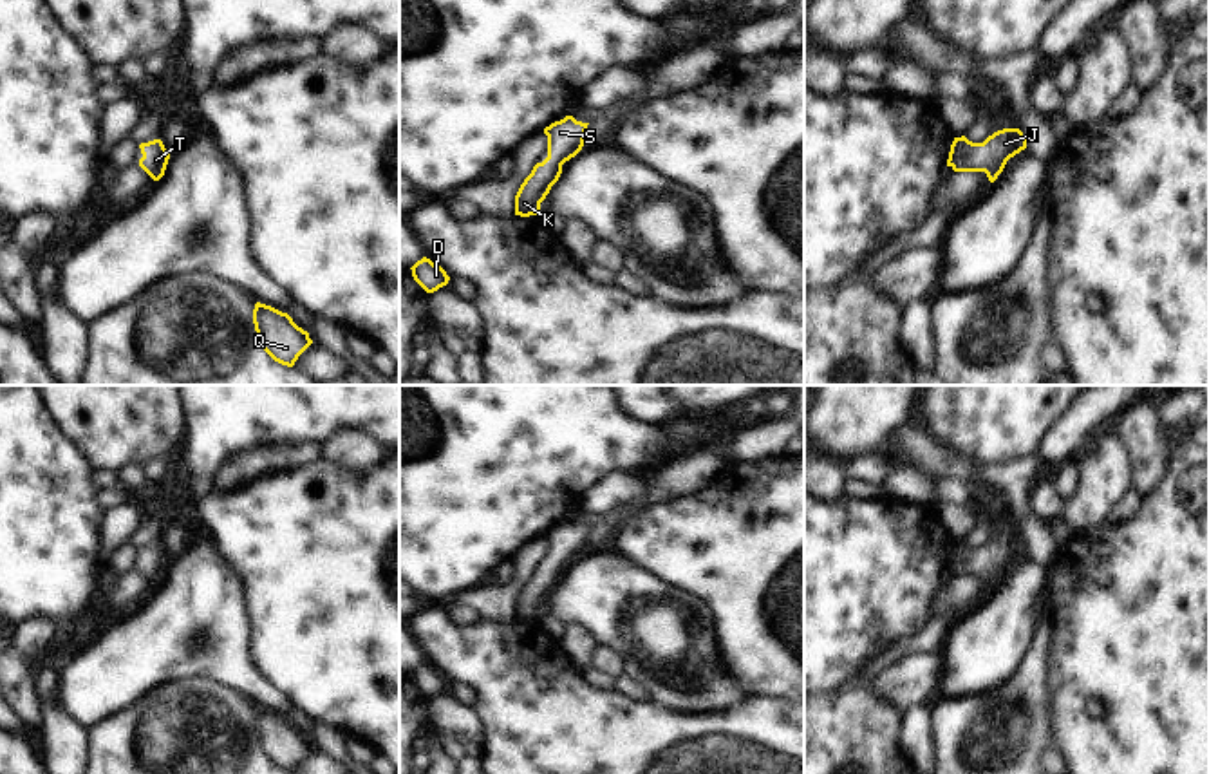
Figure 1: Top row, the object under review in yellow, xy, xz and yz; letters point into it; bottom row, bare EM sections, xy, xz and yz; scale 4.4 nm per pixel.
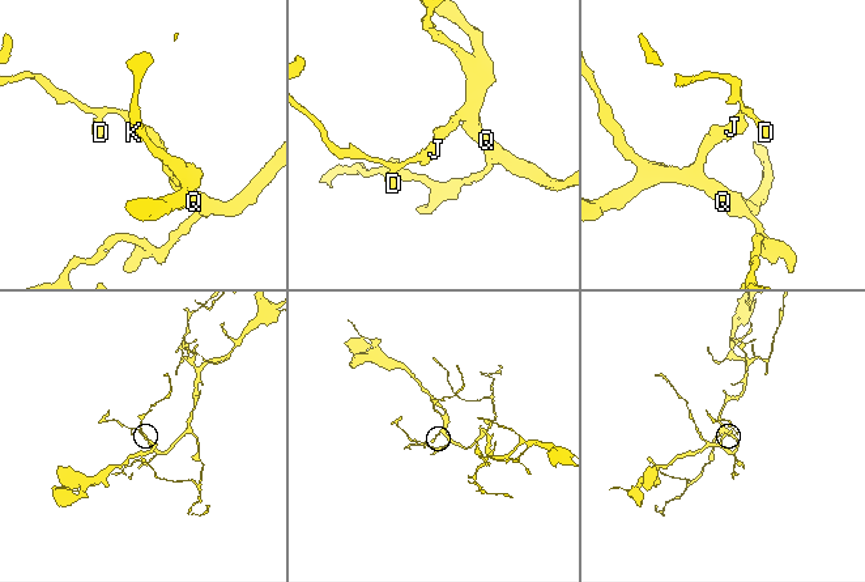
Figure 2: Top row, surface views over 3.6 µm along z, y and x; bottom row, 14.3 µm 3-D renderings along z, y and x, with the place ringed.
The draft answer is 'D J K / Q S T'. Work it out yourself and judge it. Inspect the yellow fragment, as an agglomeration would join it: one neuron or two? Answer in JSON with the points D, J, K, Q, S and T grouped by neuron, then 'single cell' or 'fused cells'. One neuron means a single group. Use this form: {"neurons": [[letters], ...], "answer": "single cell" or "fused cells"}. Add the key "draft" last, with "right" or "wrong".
{"neurons": [["D", "J", "K", "Q", "S", "T"]], "answer": "single cell", "draft": "wrong"}

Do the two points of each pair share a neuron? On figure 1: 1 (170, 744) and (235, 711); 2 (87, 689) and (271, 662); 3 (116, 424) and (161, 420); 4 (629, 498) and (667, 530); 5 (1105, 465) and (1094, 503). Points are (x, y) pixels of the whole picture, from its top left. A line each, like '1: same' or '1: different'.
1: same
2: different
3: same
4: different
5: same

